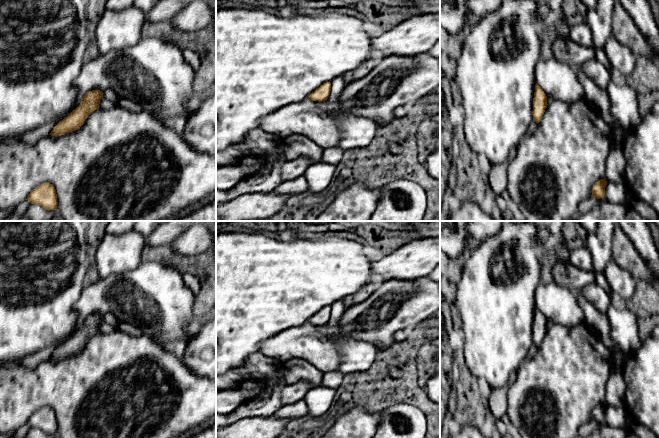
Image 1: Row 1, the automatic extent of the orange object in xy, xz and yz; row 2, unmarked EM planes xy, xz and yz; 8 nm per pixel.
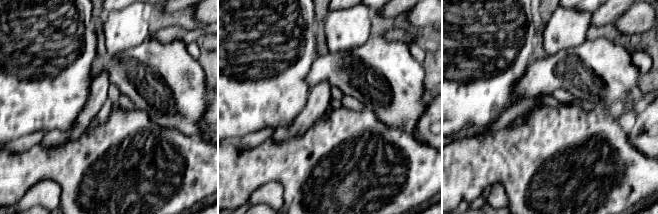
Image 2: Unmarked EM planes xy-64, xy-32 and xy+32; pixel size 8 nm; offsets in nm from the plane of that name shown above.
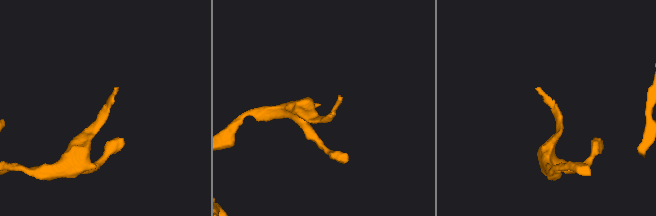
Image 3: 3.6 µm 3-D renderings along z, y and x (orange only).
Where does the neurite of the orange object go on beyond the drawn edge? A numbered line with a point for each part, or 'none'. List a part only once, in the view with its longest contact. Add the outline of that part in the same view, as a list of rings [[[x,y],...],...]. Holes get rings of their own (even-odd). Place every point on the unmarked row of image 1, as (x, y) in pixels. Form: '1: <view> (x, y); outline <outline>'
none

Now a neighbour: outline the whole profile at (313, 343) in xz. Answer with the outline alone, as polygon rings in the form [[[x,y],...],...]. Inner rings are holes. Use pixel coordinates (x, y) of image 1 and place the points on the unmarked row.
[[[309,321],[265,339],[259,352],[282,363],[301,358],[322,373],[336,371],[341,364],[341,356],[329,334],[328,324],[318,326]]]

